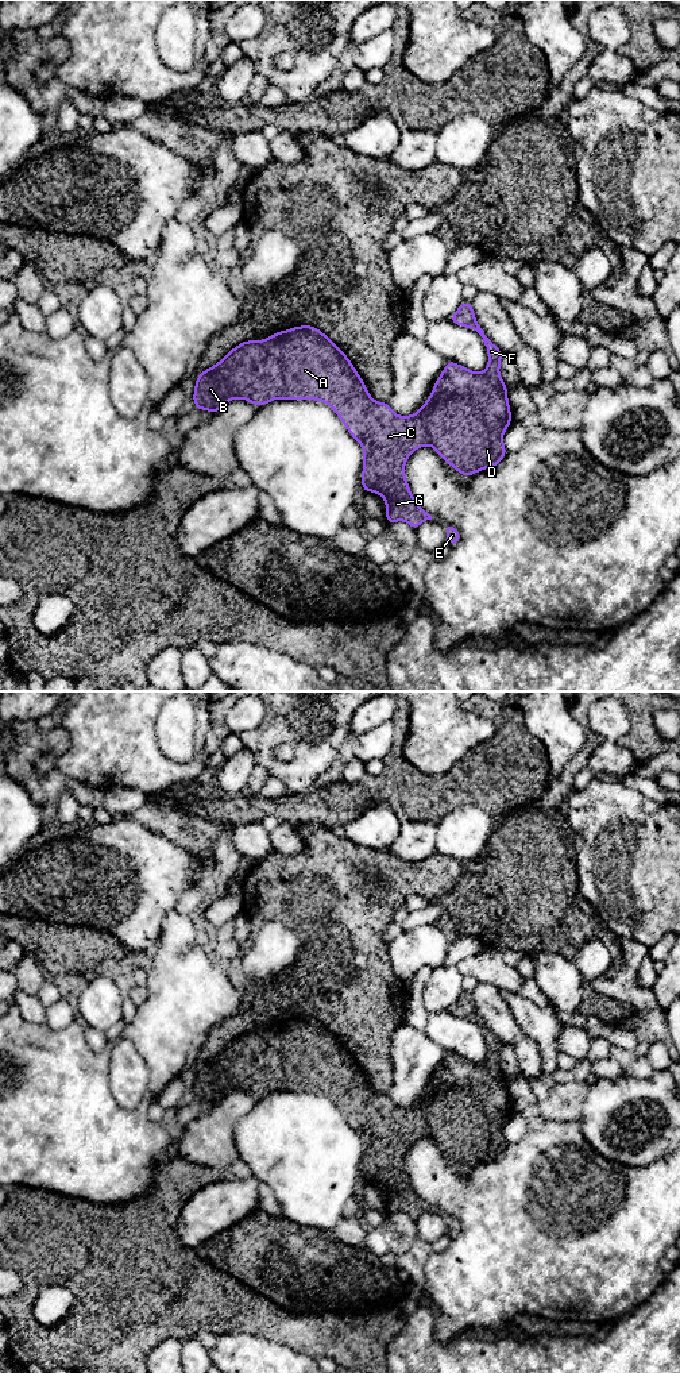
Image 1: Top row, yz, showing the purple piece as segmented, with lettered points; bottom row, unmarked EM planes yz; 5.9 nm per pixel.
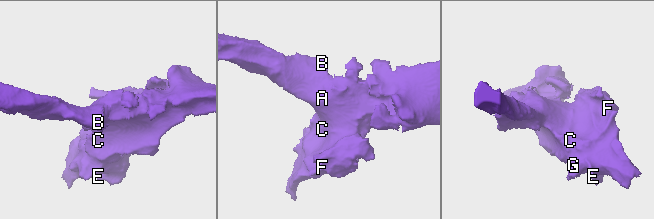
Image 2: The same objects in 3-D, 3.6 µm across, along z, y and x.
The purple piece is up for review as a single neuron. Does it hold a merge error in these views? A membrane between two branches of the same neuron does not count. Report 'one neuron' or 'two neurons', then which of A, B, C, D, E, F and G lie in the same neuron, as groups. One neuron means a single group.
one neuron; A B C D E F G

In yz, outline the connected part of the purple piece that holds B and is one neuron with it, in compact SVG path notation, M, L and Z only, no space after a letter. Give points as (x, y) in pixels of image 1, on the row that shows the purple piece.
M461 302L449 320L476 331L483 338L488 354L487 369L474 373L447 360L430 396L412 416L398 416L389 402L375 401L345 352L313 325L293 327L264 340L242 342L219 363L197 375L193 404L198 410L209 410L213 414L233 398L250 401L256 406L277 398L317 400L329 405L363 448L362 490L383 497L386 524L405 521L417 531L424 521L433 517L417 504L410 491L405 474L407 458L417 448L430 446L463 477L474 475L502 462L507 454L502 437L513 421L509 387L499 374L503 352L484 335L471 302Z

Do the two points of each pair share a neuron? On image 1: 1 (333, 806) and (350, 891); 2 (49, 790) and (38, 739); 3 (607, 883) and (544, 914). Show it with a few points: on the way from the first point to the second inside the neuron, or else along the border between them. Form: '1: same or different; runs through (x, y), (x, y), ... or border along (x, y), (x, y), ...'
1: different; border along (301, 824), (323, 825), (332, 830)
2: same; runs through (35, 781), (29, 774), (29, 752)
3: different; border along (574, 864), (578, 890), (601, 921)

